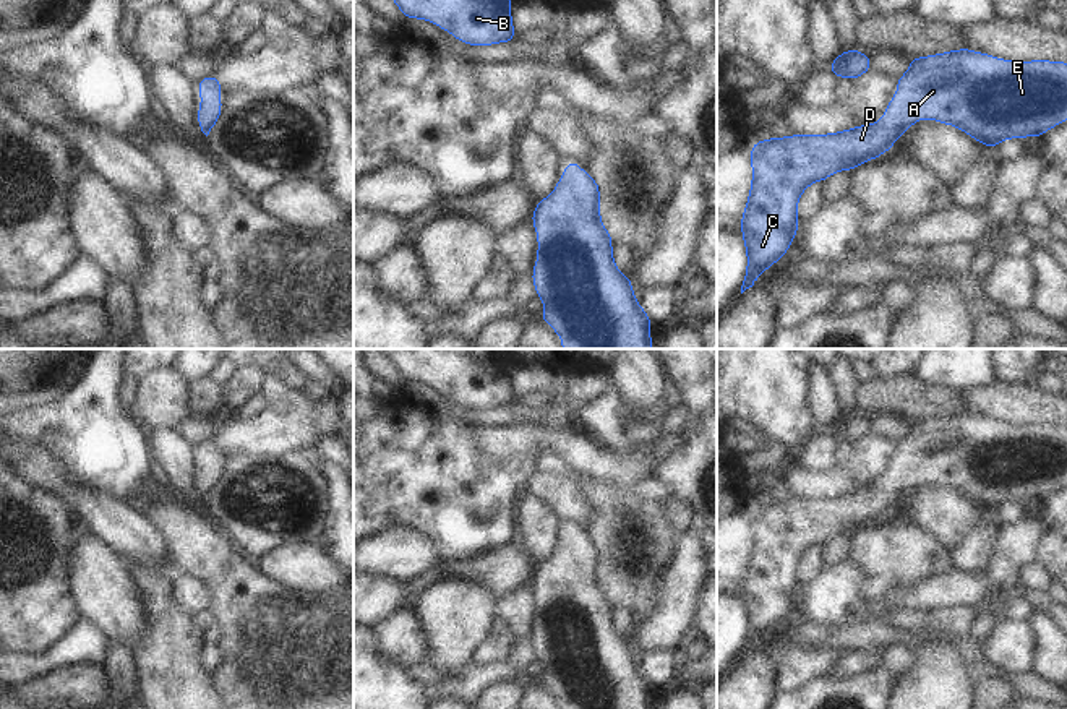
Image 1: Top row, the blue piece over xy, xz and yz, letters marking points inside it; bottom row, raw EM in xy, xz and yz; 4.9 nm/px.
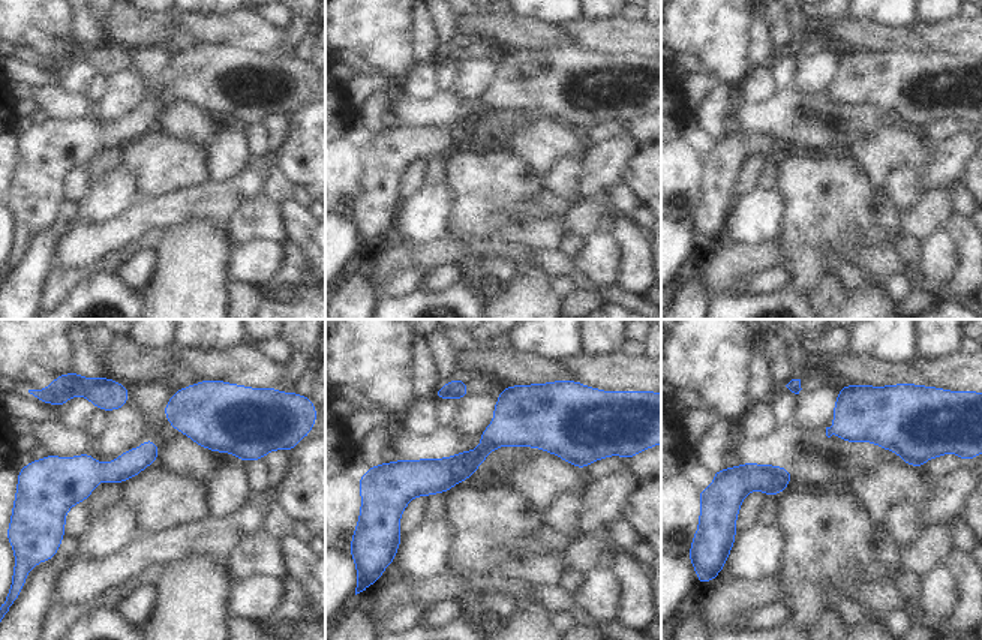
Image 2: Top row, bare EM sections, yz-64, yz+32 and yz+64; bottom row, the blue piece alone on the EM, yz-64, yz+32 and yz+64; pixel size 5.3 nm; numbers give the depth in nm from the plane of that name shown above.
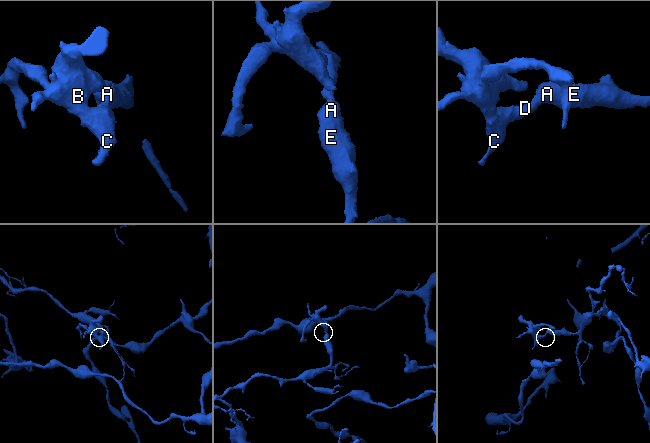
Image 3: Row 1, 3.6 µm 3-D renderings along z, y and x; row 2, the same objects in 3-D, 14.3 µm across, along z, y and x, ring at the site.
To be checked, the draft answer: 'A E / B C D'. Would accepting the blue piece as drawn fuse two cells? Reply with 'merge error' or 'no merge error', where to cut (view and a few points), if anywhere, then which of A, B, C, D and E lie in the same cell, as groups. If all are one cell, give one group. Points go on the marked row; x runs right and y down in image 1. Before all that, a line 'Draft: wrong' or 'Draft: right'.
Draft: wrong
no merge error | no cut | A B C D E

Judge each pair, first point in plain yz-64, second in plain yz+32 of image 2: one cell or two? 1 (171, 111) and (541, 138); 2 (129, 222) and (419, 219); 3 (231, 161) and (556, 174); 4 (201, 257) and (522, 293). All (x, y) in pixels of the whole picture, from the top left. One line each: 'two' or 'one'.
1: one
2: two
3: one
4: one

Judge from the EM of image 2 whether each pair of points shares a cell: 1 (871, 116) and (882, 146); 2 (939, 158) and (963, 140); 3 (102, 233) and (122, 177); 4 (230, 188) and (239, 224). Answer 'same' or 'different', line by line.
1: different
2: same
3: different
4: different

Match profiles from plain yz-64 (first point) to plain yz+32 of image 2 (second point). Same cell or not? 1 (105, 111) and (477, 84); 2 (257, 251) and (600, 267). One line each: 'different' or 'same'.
1: same
2: same

